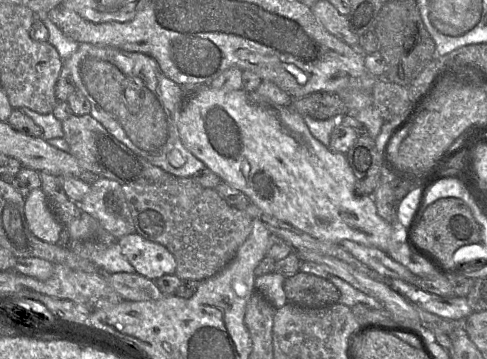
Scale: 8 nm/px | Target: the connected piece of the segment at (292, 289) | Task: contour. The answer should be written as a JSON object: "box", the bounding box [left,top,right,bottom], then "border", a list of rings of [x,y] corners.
{"box":[284,272,340,308],"border":[[[305,272],[286,277],[284,292],[289,303],[319,308],[339,303],[340,292],[329,280]]]}

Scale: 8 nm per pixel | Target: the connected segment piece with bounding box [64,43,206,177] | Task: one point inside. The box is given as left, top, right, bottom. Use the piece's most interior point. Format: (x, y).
(130, 96)

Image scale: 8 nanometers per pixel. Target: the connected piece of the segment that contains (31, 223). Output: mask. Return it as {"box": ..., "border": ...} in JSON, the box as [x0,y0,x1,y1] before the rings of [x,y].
{"box":[25,189,64,244],"border":[[[33,189],[25,199],[25,218],[31,232],[41,241],[57,244],[64,226],[50,210],[41,189]]]}

